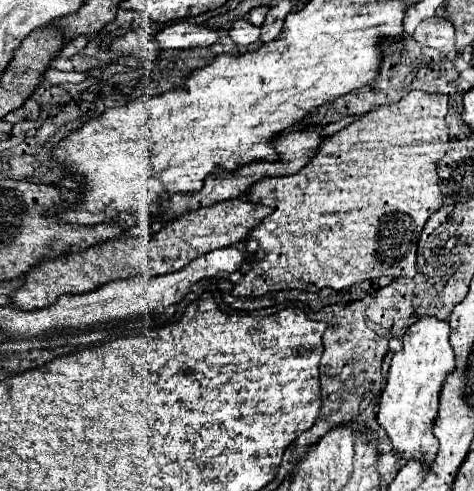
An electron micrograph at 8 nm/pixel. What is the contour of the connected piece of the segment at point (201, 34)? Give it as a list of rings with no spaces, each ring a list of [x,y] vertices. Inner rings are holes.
[[[176,22],[162,28],[156,34],[160,50],[182,50],[194,46],[210,46],[218,40],[218,30],[206,26],[194,26],[188,22]]]

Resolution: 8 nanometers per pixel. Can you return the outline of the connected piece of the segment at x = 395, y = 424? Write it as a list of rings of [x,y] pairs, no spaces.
[[[422,316],[416,320],[402,338],[402,352],[396,352],[390,362],[388,382],[380,394],[376,420],[386,430],[392,448],[402,458],[426,460],[430,464],[438,452],[438,438],[432,434],[438,414],[438,392],[446,376],[454,372],[454,352],[450,348],[450,322],[436,316]]]

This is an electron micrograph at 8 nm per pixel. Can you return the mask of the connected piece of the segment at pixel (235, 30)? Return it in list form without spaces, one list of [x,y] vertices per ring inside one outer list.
[[[238,20],[230,28],[230,38],[238,46],[250,46],[250,44],[254,44],[258,40],[258,36],[260,36],[260,28],[250,24],[248,20]]]

